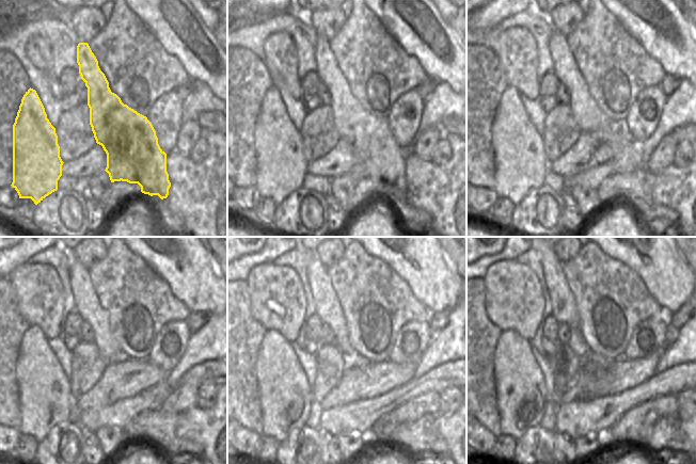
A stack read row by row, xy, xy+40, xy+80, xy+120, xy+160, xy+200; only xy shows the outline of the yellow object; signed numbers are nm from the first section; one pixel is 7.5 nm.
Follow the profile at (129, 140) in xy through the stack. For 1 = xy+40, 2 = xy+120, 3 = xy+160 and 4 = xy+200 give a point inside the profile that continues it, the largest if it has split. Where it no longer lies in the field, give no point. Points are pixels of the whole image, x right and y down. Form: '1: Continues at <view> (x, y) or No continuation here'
1: Continues at xy+40 (378, 155)
2: Continues at xy+120 (86, 302)
3: Continues at xy+160 (328, 307)
4: Continues at xy+200 (565, 312).

